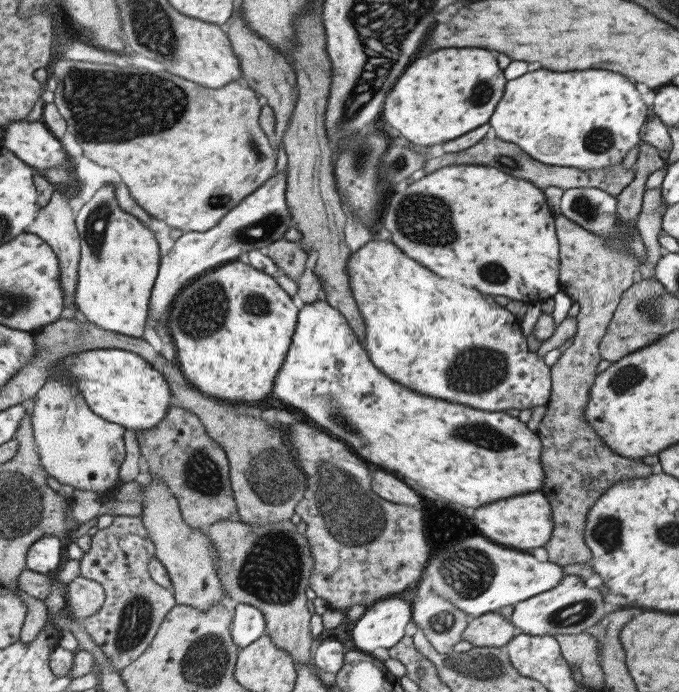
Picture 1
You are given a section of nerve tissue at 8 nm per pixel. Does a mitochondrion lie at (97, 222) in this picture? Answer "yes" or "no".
yes

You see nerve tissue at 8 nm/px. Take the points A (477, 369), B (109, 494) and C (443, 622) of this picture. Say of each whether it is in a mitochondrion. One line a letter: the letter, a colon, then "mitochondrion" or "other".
A: mitochondrion
B: other
C: mitochondrion

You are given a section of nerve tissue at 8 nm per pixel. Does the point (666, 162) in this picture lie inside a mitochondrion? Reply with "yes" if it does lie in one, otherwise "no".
no

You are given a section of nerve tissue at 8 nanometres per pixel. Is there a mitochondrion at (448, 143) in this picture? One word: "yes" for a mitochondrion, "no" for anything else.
no

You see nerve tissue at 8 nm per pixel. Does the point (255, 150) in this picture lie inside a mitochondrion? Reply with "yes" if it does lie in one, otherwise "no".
yes

